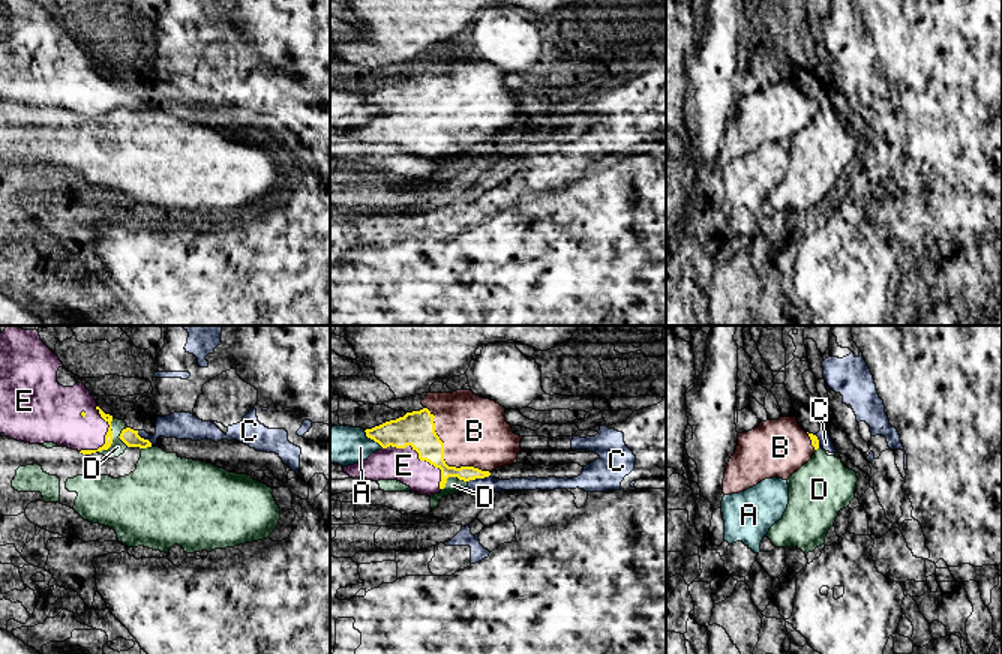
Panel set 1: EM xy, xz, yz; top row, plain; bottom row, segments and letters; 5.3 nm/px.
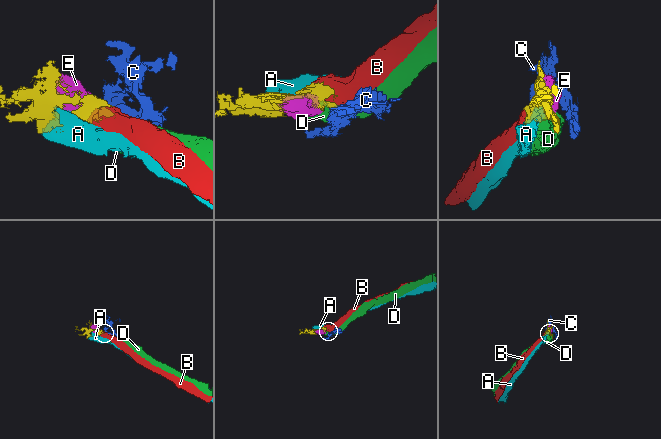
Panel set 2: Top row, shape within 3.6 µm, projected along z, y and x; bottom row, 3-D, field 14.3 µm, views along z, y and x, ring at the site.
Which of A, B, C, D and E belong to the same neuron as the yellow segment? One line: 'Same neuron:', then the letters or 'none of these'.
Same neuron: B, E

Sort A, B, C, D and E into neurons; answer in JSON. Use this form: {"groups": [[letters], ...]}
{"groups": [["A"], ["B", "E"], ["C"], ["D"]]}

